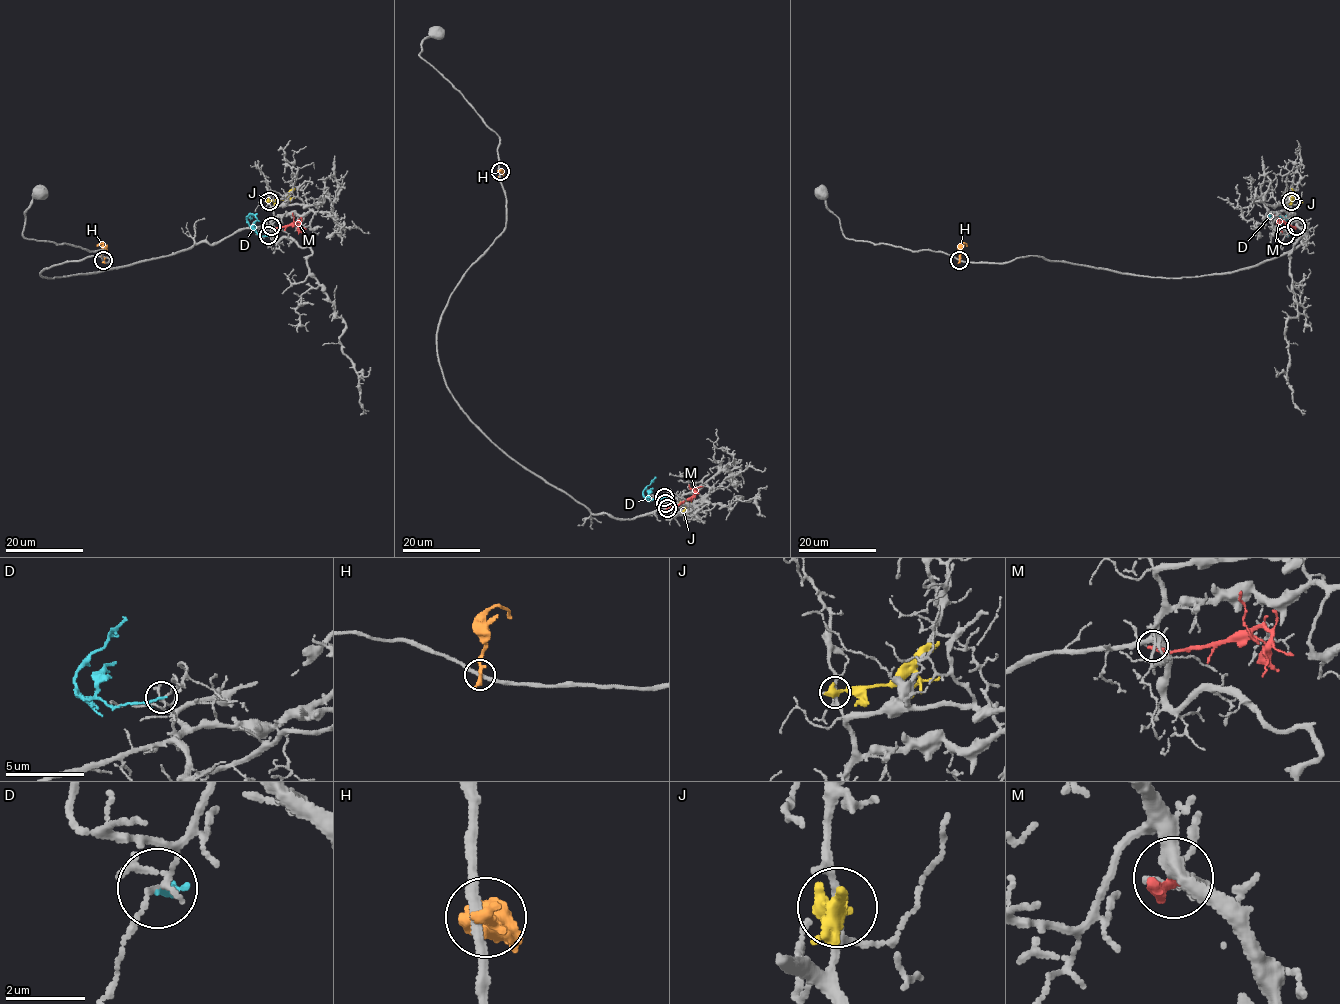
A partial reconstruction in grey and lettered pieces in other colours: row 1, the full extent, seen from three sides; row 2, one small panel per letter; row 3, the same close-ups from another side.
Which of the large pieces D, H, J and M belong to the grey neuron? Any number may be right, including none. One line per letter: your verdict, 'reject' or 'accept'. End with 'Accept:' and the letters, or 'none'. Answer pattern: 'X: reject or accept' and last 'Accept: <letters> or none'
D: reject
H: reject
J: reject
M: accept
Accept: M

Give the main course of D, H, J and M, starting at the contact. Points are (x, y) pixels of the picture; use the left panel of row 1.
D: (267, 236), (260, 236), (247, 216), (253, 214), (259, 221)
H: (103, 260), (103, 244), (96, 245)
J: (268, 201), (283, 200), (288, 196), (286, 202)
M: (270, 226), (283, 227), (297, 222), (298, 226), (293, 212)

